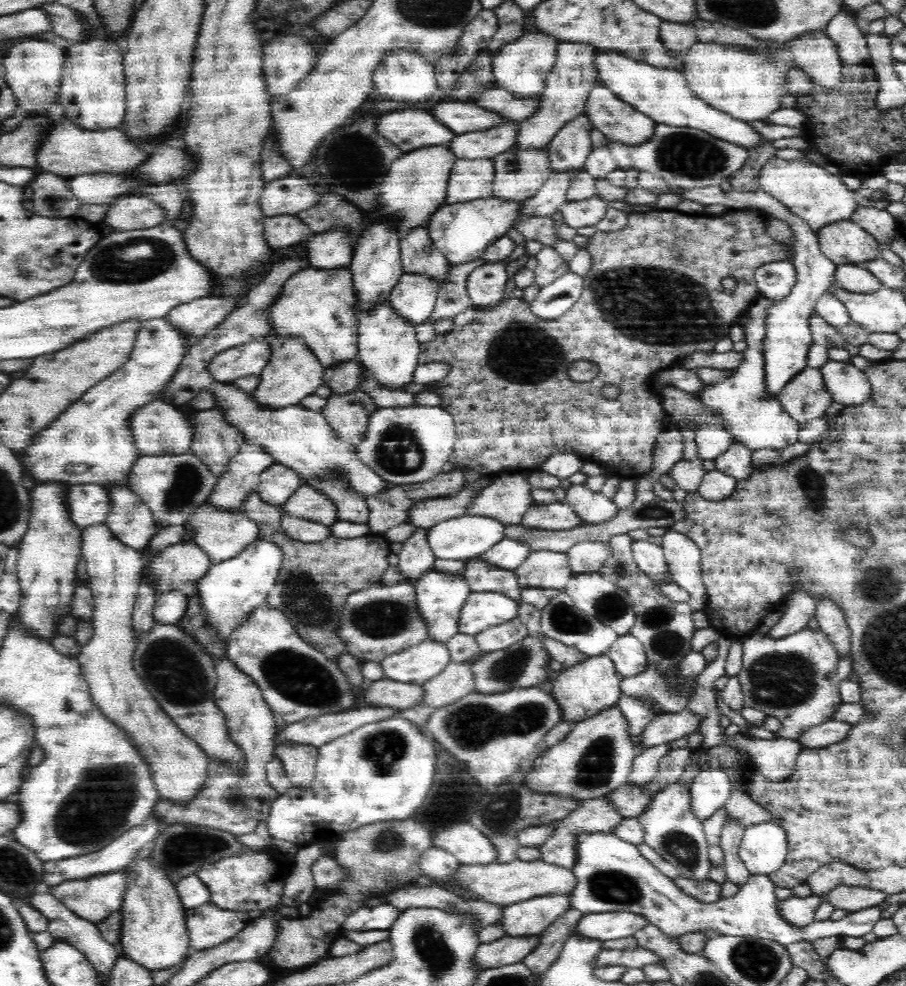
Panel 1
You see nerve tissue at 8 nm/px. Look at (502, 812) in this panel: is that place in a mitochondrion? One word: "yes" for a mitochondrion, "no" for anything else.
yes

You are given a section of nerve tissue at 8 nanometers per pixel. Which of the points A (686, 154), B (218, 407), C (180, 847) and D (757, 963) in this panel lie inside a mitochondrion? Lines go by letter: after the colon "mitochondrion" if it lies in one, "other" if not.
A: mitochondrion
B: other
C: mitochondrion
D: mitochondrion

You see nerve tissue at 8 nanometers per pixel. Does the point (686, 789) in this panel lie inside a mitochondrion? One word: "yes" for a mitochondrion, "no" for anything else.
no

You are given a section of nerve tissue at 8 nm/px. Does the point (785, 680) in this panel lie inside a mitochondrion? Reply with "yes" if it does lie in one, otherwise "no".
yes

